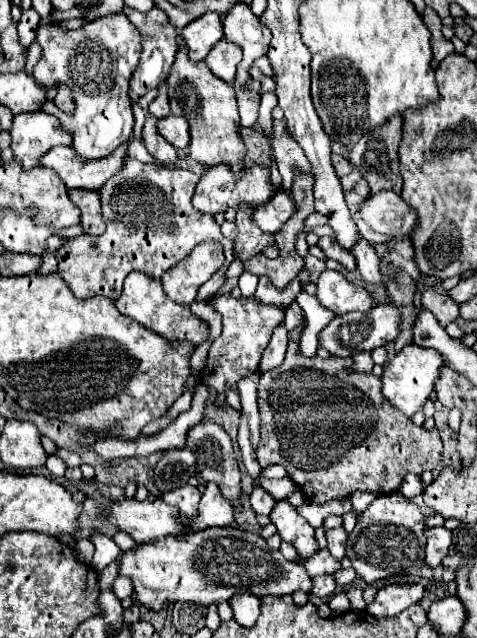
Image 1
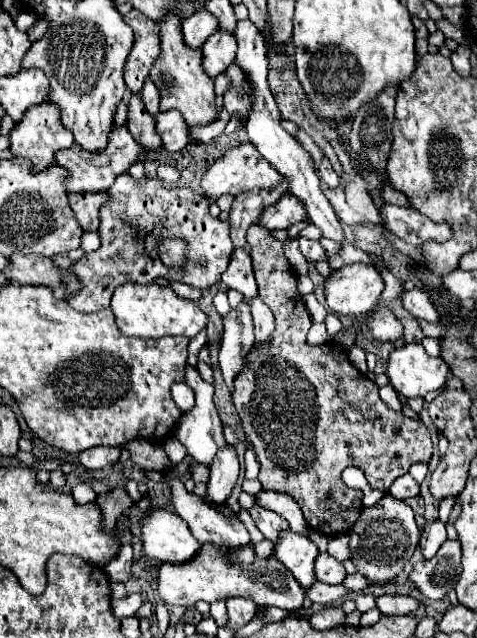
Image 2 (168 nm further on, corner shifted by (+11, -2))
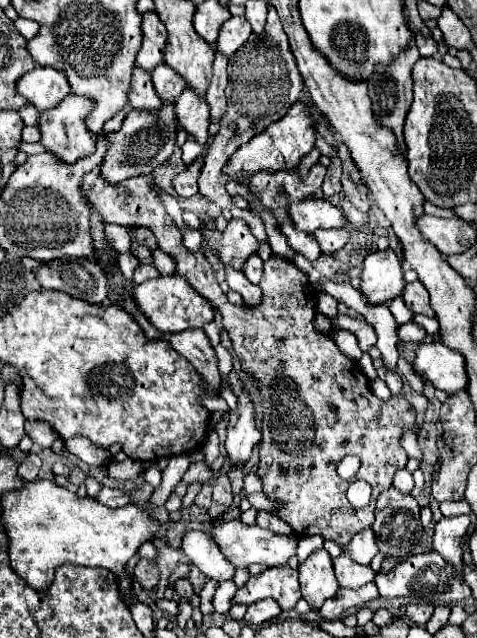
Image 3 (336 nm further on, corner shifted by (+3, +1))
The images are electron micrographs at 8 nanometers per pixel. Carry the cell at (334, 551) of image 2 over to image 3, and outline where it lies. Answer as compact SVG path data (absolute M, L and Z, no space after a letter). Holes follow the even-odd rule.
M365 529L357 533L347 545L345 545L345 555L351 557L353 561L361 565L369 565L369 561L377 555L377 543L373 539L373 531Z

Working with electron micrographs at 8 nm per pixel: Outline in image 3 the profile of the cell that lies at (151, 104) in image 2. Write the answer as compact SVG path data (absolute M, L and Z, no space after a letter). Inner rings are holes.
M165 63L155 67L155 71L151 73L151 79L153 79L155 91L163 103L177 101L177 97L185 89L185 83L181 83L181 79L177 79L177 73L173 69L165 67Z

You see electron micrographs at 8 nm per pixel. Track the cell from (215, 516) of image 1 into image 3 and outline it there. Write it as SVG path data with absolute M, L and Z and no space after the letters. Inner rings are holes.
M247 393L239 395L237 411L231 411L229 427L227 427L227 441L225 451L229 457L231 467L245 465L251 457L253 447L261 441L261 433L255 429L255 413Z

